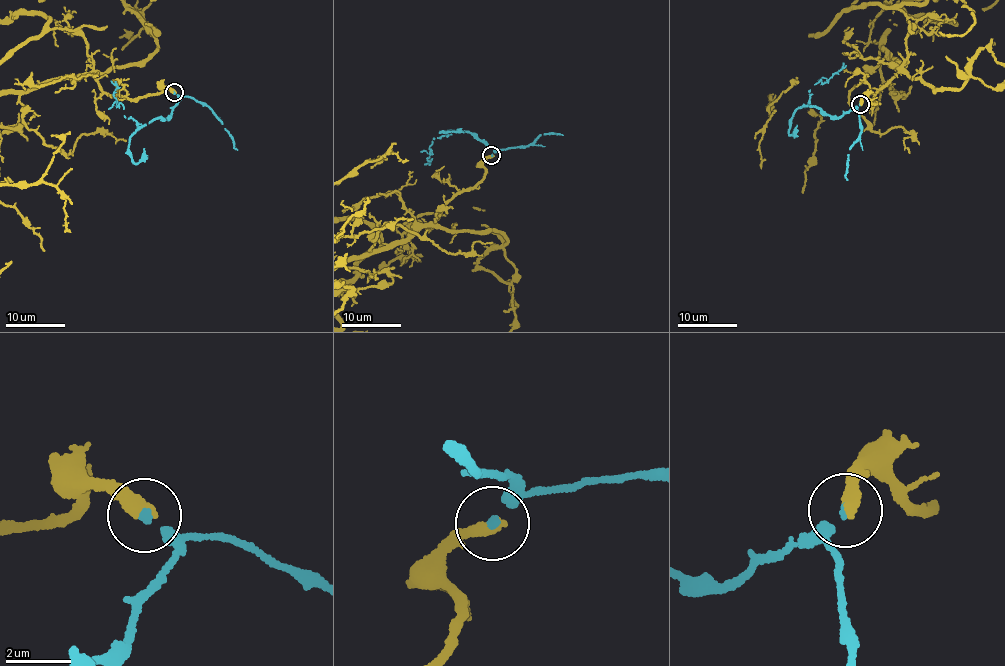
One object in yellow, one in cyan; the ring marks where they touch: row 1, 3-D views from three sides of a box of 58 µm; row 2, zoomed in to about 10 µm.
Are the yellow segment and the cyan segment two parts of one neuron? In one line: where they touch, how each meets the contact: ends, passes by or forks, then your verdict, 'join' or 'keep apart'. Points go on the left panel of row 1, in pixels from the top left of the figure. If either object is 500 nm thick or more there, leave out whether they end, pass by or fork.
(174, 92) | yellow ends | cyan ends | join

